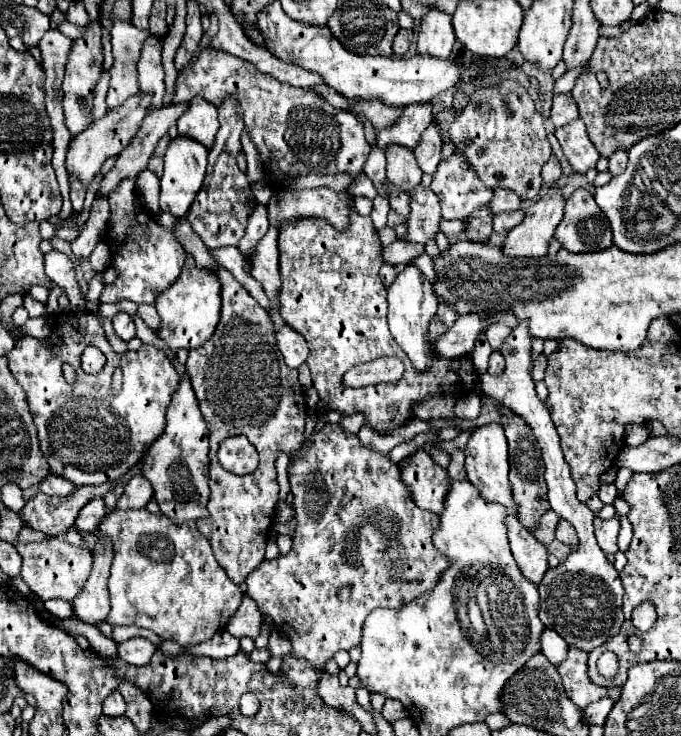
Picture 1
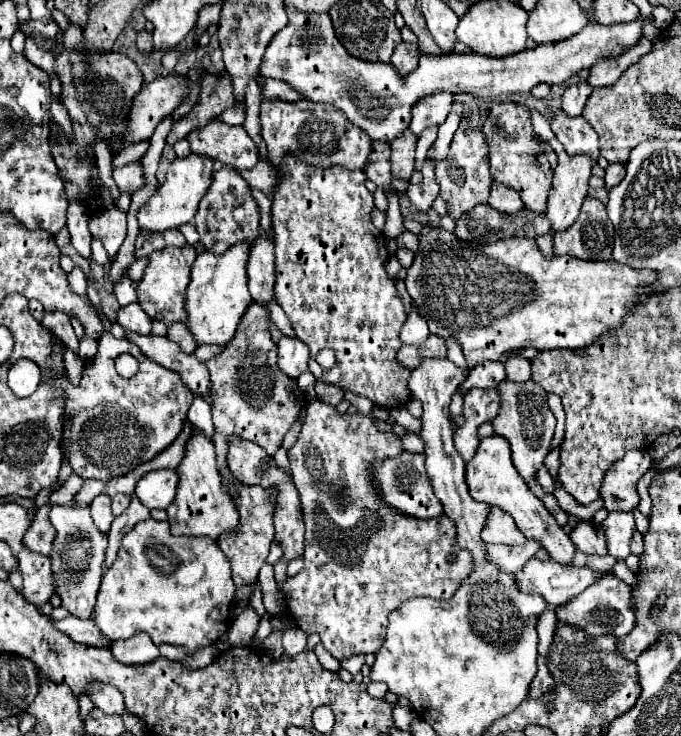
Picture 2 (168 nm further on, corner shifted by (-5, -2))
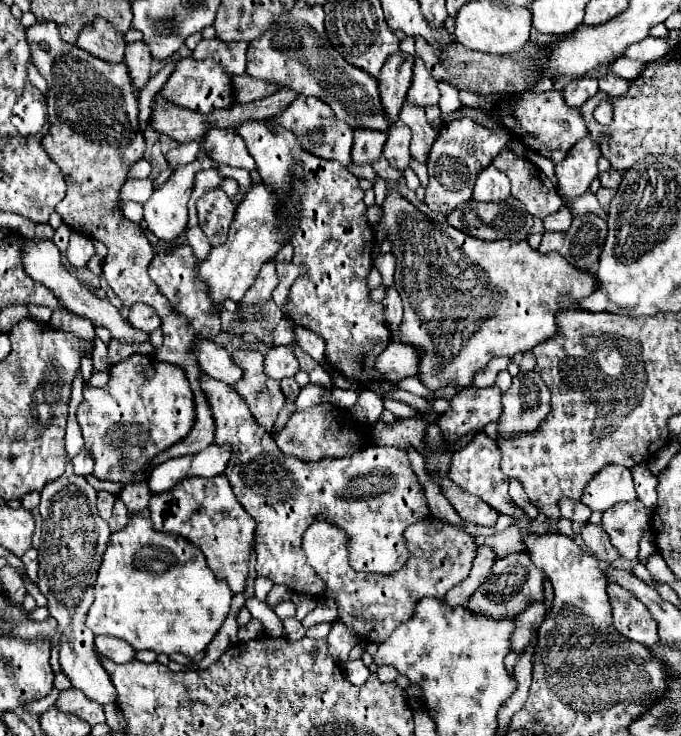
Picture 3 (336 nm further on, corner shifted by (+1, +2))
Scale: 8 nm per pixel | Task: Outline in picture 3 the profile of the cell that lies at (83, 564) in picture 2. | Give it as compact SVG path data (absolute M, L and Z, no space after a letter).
M82 375L74 379L72 385L72 399L69 402L67 428L65 434L65 448L68 455L64 475L56 481L50 481L42 489L40 501L40 515L42 515L42 539L38 547L38 589L48 599L48 611L58 621L58 631L62 633L60 639L60 667L68 675L70 683L80 689L92 701L100 705L116 701L116 689L100 665L96 647L94 647L94 633L86 627L86 613L94 601L94 581L98 567L102 563L102 555L106 551L106 541L110 537L108 523L98 517L96 513L96 489L88 485L88 481L73 471L71 459L84 447L82 431L76 420L76 409L82 401Z

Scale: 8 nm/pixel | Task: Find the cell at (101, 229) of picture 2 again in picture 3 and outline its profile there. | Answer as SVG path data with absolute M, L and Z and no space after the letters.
M200 149L198 151L198 157L194 163L190 165L180 165L174 169L172 177L158 189L154 189L154 195L144 203L144 221L148 223L150 231L162 239L162 241L174 241L176 237L180 237L186 229L186 223L188 223L188 199L190 199L190 193L192 193L192 185L194 185L194 175L196 171L202 171L202 169L210 169L214 167L214 161L208 157L208 151L206 149Z

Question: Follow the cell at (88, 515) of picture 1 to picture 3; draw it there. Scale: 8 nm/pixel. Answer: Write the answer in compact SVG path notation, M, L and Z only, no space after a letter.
M108 491L98 493L98 513L102 519L106 519L106 521L110 519L112 509L114 509L114 501L116 501L116 497L112 493L108 493Z

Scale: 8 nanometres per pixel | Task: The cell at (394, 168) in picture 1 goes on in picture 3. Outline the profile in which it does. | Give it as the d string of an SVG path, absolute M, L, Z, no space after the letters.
M396 121L392 123L392 129L388 129L388 141L384 145L384 157L390 161L394 169L406 169L410 163L410 129L402 123Z

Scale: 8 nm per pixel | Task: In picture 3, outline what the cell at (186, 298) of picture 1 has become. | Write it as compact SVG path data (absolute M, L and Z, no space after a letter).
M252 181L244 201L236 209L236 219L232 221L228 241L224 245L214 247L206 261L198 265L198 275L202 281L206 281L210 297L218 307L222 307L222 301L226 297L234 301L240 301L244 297L244 293L258 277L258 271L264 261L272 261L278 249L290 241L288 229L292 229L292 221L276 213L276 197L272 197L272 193L264 189L262 181Z

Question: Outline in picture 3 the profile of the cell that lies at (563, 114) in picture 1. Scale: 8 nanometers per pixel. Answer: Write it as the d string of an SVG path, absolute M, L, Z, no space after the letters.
M578 77L578 79L572 79L564 87L564 101L570 107L580 107L596 91L598 91L598 79L594 79L594 77Z

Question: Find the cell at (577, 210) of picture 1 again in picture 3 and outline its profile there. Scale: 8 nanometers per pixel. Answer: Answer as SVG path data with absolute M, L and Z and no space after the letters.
M596 215L578 217L566 233L544 233L540 253L558 251L576 269L598 269L598 257L604 247L606 221Z

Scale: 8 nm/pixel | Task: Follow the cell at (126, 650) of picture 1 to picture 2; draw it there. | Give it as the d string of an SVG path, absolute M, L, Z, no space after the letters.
M138 633L130 639L118 639L112 643L112 655L116 661L124 665L146 665L158 659L158 647L146 637L146 633Z

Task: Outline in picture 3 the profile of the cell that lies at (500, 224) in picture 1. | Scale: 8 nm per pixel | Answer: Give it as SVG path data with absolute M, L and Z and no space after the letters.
M560 207L558 213L544 219L544 229L546 231L564 231L570 225L572 225L572 213L568 211L568 207Z

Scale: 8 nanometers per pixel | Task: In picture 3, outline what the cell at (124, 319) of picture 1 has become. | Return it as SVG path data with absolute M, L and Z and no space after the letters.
M138 303L130 307L130 325L142 329L144 333L152 333L154 329L160 327L160 317L152 307Z

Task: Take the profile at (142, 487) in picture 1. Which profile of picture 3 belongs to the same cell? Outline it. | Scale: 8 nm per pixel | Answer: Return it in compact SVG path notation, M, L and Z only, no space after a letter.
M216 445L202 449L194 455L184 455L176 459L168 459L160 465L156 465L148 477L148 487L152 493L164 493L166 489L172 489L178 481L186 477L216 477L222 475L228 459L232 455L232 447L228 445Z

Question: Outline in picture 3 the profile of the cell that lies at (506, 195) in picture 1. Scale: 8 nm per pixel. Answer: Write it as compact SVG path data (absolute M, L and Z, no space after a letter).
M486 167L478 177L474 185L474 201L490 201L500 203L510 197L510 181L508 177L498 171L496 167Z

